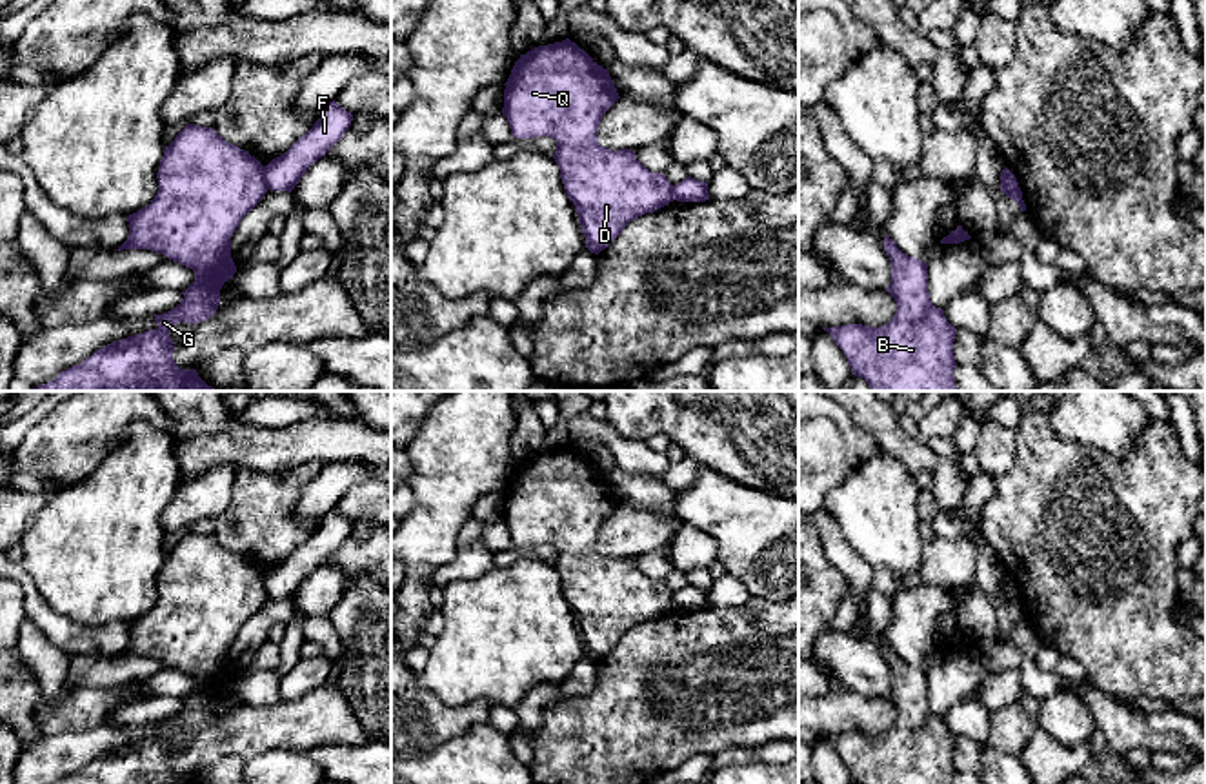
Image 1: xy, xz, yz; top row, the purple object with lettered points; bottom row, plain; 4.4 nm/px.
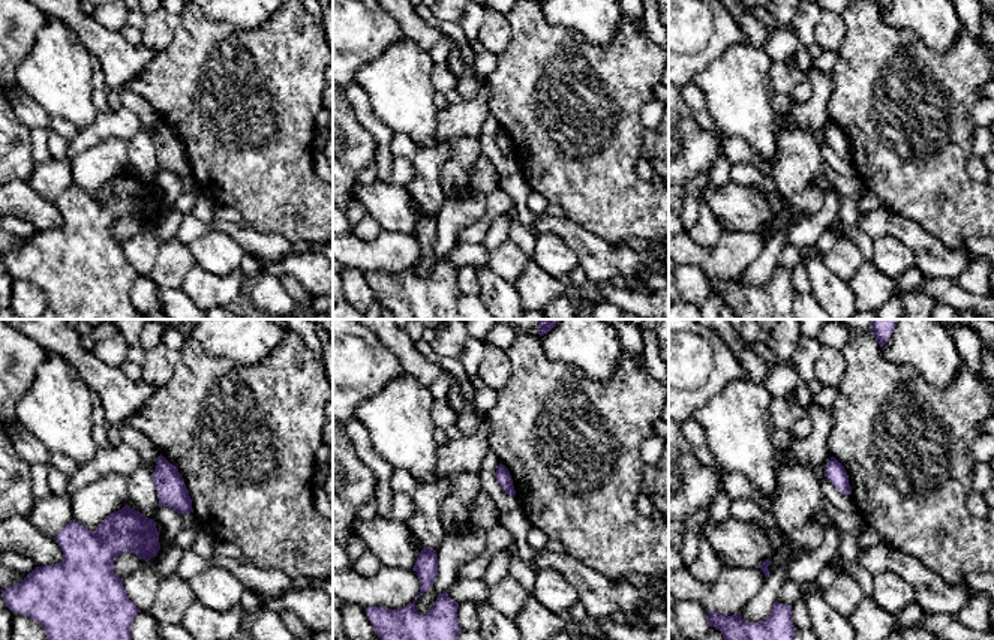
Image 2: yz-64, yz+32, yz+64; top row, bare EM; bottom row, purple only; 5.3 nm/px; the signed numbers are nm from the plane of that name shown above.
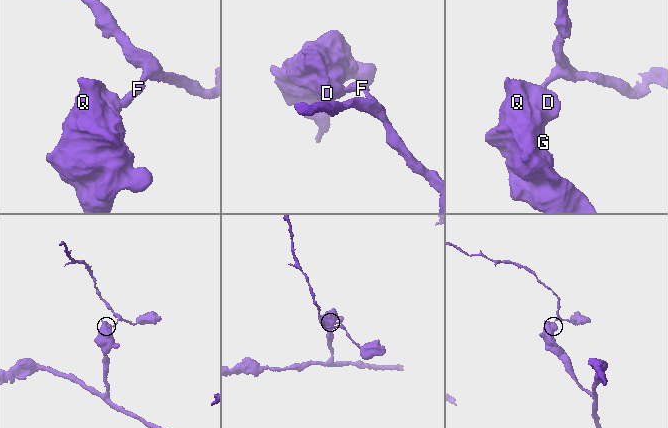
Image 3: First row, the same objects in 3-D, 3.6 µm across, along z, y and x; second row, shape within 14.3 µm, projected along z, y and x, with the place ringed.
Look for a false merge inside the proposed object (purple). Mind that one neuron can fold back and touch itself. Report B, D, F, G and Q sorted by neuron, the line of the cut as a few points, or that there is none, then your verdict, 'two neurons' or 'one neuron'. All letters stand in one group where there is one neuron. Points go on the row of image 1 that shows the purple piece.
B D G Q / F; cut in xy along (262, 168), (262, 179), (268, 188); two neurons

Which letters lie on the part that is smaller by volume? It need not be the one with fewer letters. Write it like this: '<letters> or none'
F

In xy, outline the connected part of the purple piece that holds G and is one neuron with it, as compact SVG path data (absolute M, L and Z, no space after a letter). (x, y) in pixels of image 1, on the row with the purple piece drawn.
M187 124L166 146L158 166L158 191L149 206L127 216L129 236L116 249L151 249L195 271L195 282L182 291L182 302L155 315L156 329L111 342L82 364L73 366L33 391L216 391L196 369L180 369L173 360L169 327L180 322L204 322L220 306L220 289L233 278L231 236L240 220L264 198L264 166L247 151L226 142L213 127Z

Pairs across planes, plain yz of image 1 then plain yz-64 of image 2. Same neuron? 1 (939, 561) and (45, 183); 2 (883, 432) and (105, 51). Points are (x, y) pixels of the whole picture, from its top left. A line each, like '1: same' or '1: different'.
1: same
2: same

